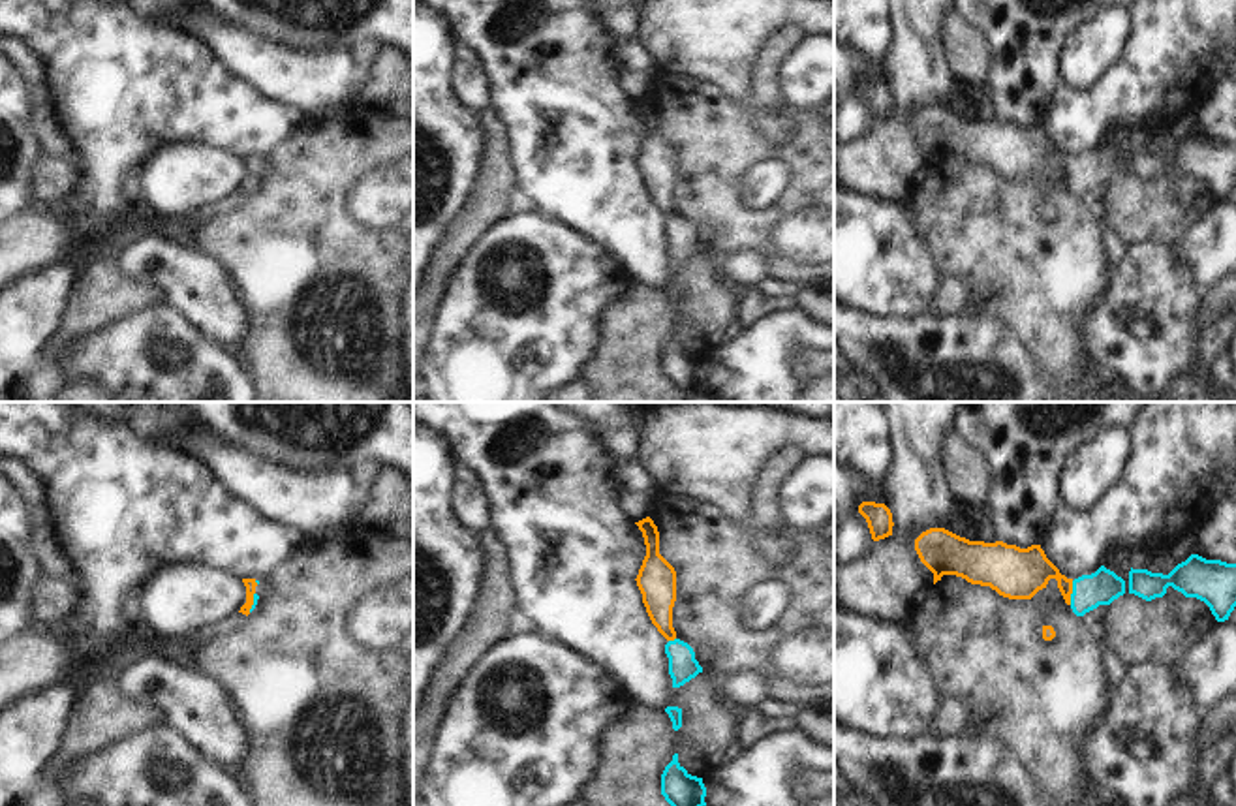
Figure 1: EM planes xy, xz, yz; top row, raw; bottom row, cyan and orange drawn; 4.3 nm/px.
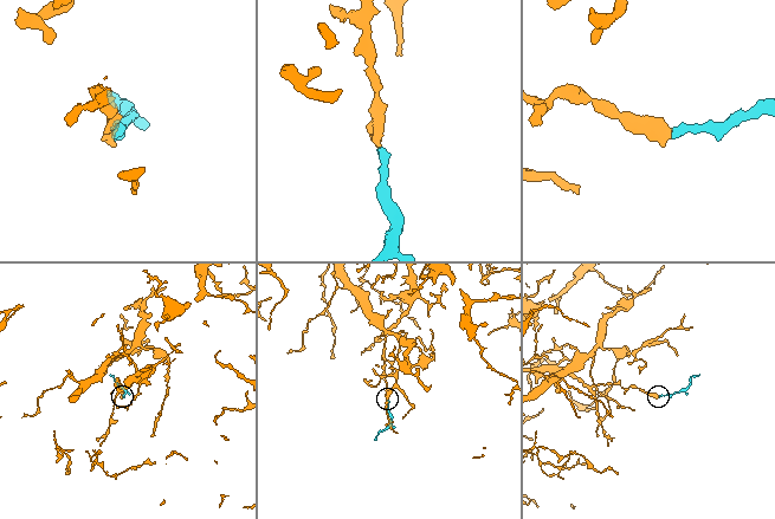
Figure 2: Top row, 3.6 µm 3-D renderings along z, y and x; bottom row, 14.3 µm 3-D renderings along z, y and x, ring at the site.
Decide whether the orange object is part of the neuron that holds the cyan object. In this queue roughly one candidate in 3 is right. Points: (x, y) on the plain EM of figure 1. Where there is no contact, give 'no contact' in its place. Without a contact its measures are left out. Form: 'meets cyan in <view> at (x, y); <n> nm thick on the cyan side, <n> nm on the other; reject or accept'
meets cyan in yz at (1073, 171); 150 nm thick on the cyan side, 220 nm on the other; accept

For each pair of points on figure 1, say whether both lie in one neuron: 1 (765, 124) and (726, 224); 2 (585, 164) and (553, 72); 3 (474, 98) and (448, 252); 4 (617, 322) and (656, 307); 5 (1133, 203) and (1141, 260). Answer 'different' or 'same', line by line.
1: different
2: same
3: different
4: same
5: different

